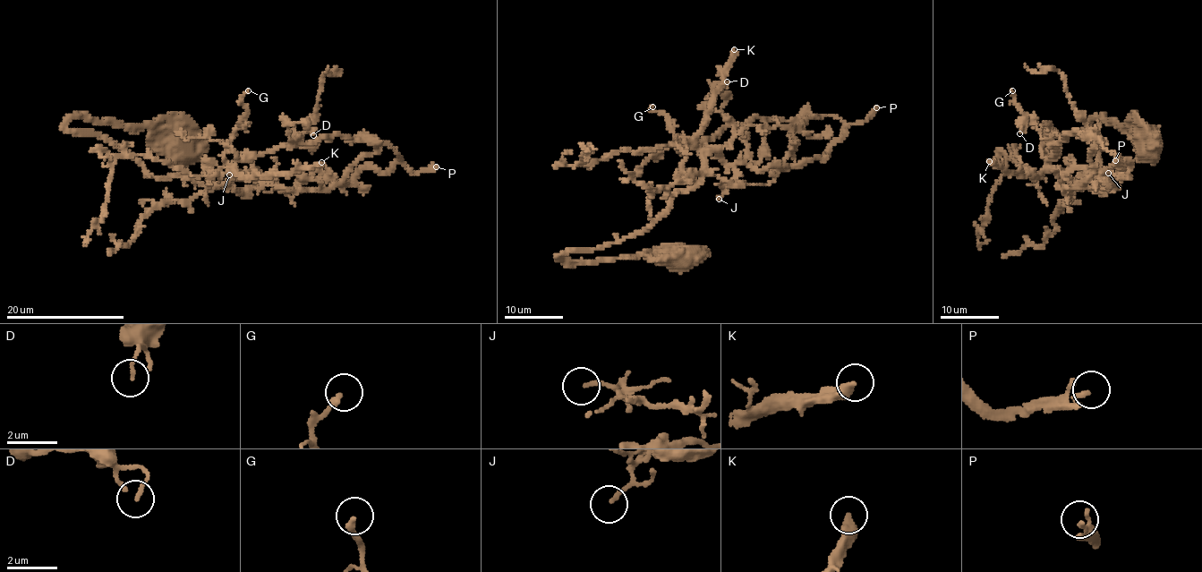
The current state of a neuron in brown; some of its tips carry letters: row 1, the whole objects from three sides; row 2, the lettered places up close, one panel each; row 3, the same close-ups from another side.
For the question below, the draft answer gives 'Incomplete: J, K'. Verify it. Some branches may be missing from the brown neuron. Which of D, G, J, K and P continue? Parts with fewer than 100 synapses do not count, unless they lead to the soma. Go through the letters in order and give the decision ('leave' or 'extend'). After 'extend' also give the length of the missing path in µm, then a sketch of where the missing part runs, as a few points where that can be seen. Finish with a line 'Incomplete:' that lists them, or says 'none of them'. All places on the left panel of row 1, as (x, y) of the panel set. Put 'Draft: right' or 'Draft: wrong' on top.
Draft: wrong
D: leave
G: leave
J: leave
K: extend; about 60 µm are missing
P: extend; about 180 µm are missing
Incomplete: K, P

